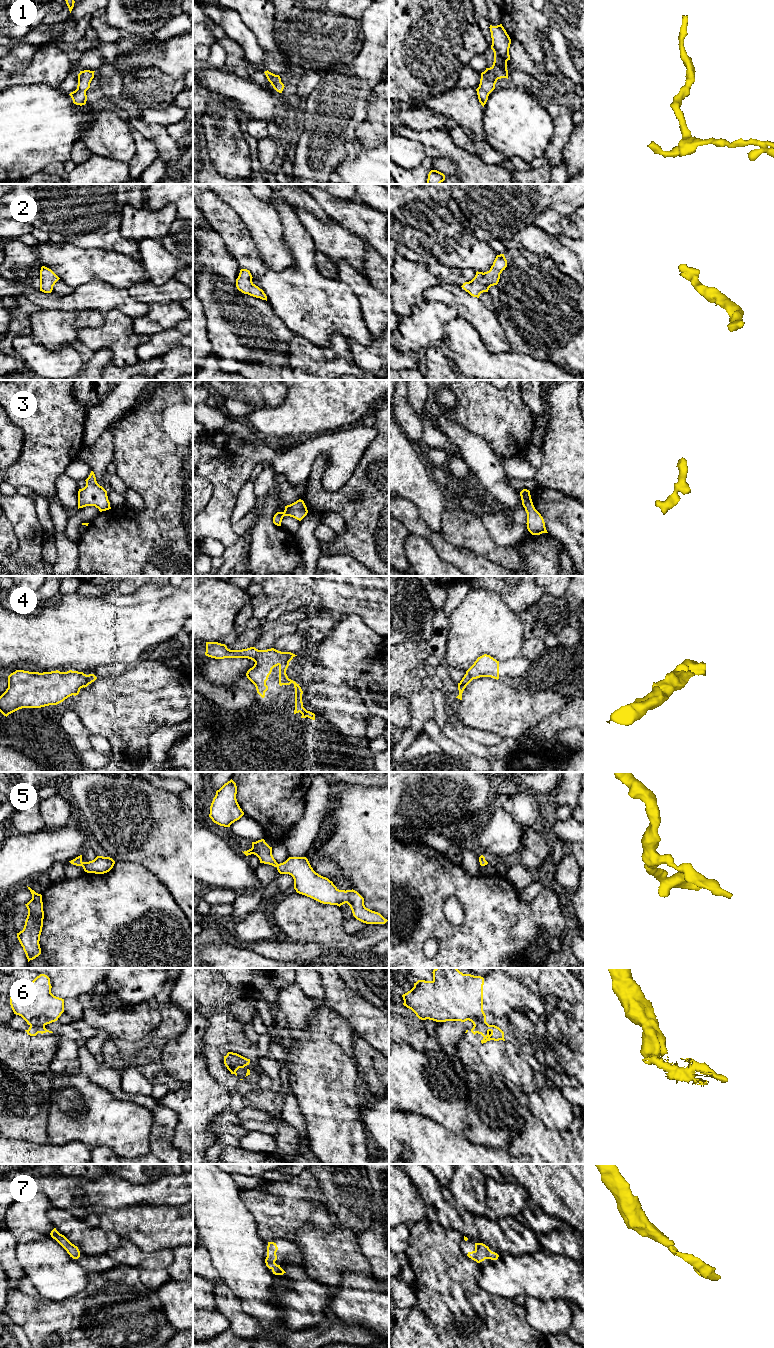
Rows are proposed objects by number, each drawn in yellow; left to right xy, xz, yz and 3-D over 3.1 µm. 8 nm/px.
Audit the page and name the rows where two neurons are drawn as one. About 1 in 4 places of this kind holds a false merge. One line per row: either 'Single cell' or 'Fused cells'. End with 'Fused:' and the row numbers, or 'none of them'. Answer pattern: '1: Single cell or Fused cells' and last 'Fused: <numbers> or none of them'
1: Single cell
2: Single cell
3: Single cell
4: Single cell
5: Single cell
6: Fused cells
7: Single cell
Fused: 6

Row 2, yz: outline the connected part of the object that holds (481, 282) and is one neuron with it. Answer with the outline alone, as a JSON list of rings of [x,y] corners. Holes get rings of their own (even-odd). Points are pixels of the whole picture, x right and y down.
[[[504,254],[497,255],[493,265],[487,272],[476,272],[475,277],[463,283],[461,286],[471,296],[479,298],[483,292],[488,292],[491,286],[497,285],[500,279],[500,274],[507,267],[507,260]]]

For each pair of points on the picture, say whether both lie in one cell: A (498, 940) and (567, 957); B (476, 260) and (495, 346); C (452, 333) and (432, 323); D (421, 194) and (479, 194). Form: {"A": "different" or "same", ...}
{"A": "different", "B": "different", "C": "different", "D": "different"}

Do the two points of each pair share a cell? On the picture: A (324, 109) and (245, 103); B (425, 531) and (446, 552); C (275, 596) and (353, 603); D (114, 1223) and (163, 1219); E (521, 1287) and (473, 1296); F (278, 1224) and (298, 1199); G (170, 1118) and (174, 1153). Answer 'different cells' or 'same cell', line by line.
A: different cells
B: same cell
C: same cell
D: same cell
E: different cells
F: same cell
G: same cell

